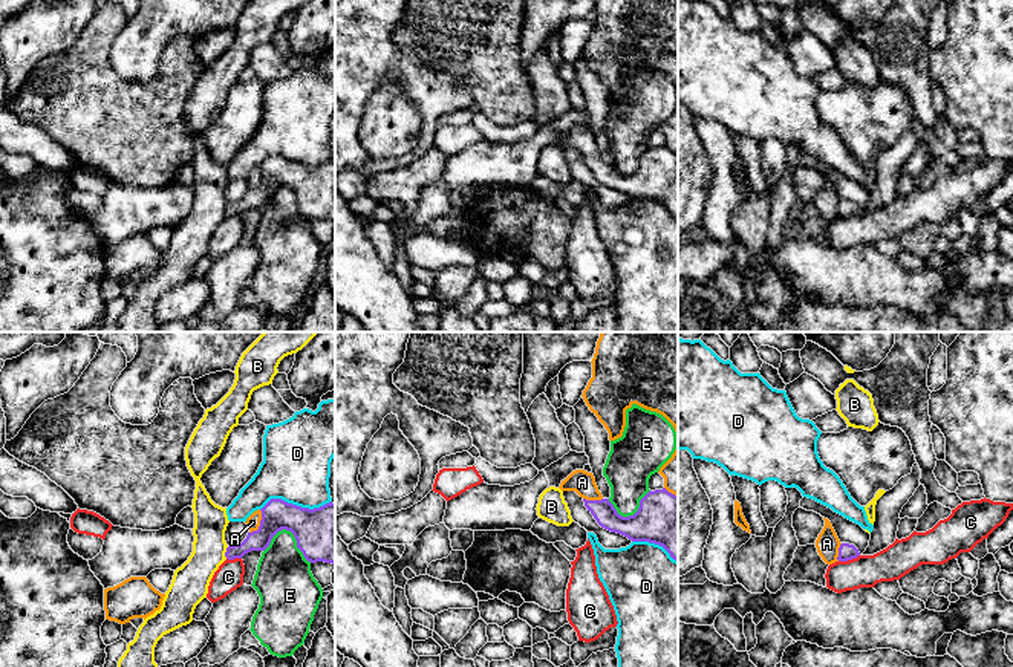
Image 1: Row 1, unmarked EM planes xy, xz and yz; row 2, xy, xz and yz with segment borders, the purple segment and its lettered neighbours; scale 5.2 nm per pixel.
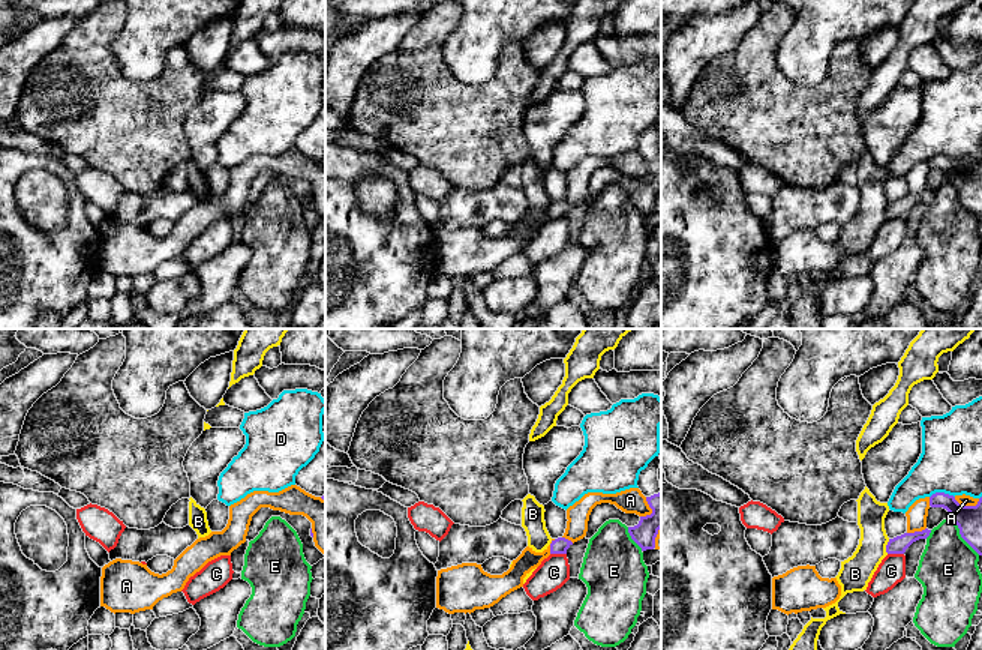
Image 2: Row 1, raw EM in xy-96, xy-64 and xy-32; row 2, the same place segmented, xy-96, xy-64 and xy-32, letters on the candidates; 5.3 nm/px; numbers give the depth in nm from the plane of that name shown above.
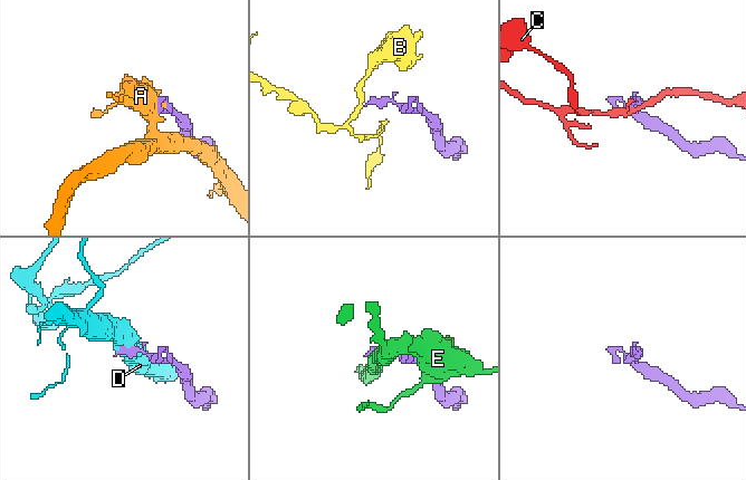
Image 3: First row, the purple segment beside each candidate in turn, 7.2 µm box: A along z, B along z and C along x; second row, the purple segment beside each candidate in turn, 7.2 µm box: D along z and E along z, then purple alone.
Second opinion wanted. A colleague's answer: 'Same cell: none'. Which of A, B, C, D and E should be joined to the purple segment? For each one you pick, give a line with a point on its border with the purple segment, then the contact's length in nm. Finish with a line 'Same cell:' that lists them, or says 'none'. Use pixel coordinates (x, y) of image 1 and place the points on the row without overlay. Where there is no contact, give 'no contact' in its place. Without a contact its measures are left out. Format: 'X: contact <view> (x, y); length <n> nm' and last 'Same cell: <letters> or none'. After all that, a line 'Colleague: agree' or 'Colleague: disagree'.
Same cell: none
Colleague: agree

